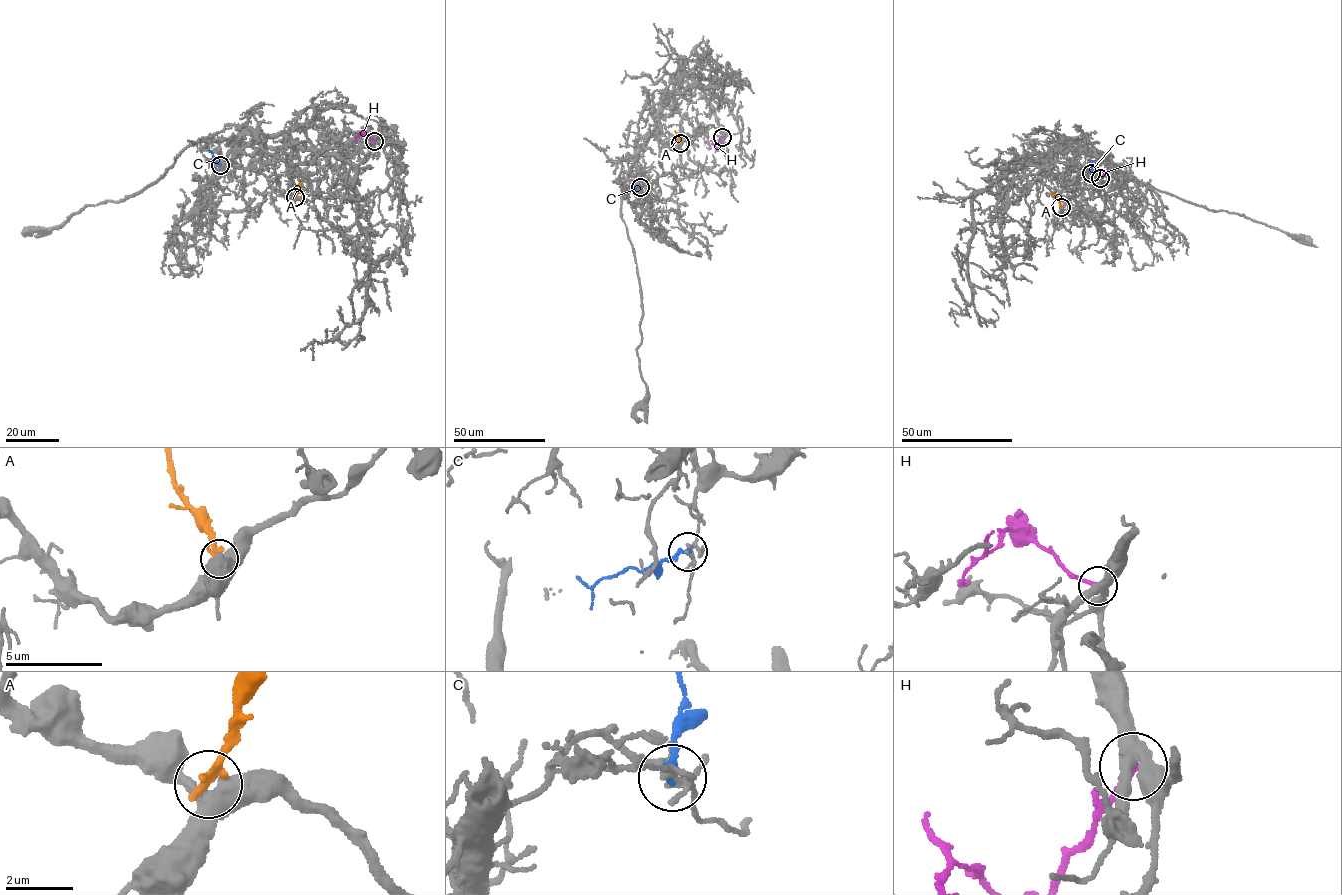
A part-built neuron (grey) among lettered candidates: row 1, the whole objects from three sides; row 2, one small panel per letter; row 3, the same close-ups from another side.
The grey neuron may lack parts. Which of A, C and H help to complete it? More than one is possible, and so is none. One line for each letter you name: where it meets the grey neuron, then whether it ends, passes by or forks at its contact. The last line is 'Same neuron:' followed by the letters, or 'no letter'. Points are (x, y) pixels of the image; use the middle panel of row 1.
Same neuron: no letter

